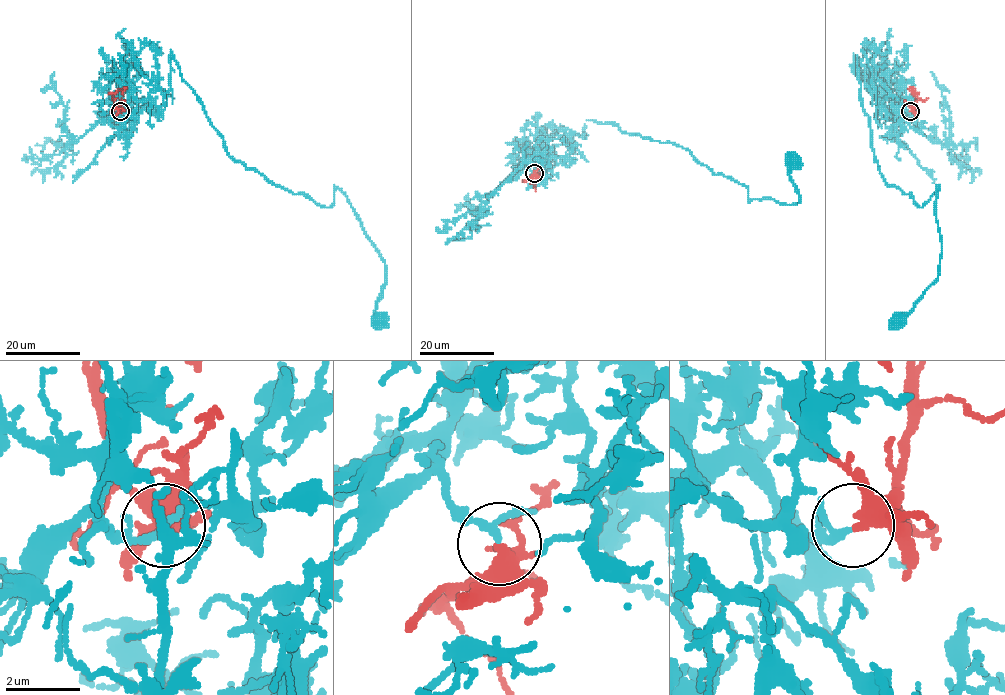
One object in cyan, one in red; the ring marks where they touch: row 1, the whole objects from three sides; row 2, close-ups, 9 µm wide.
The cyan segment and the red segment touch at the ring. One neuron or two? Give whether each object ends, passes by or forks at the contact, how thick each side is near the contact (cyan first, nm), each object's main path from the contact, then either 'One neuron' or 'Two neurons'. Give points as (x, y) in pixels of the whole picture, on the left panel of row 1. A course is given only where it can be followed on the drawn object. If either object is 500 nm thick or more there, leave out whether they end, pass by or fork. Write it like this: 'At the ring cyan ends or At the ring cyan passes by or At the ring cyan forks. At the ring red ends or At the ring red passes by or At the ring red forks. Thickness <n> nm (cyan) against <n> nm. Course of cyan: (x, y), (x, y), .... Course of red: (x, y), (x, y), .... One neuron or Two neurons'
At the ring cyan passes by. At the ring red passes by. Thickness 160 nm (cyan) against 340 nm. Course of cyan: (120, 112), (131, 93), (170, 89), (171, 50), (231, 157), (320, 206), (345, 194), (384, 263), (376, 320). Course of red: (120, 112), (113, 95), (127, 88). One neuron

